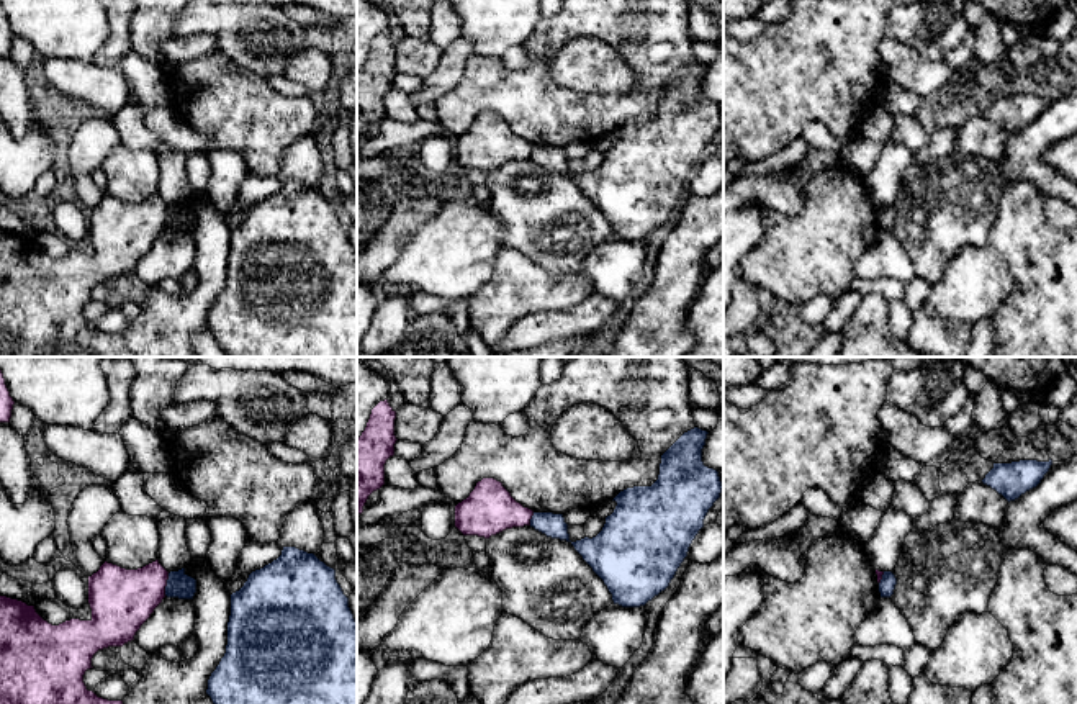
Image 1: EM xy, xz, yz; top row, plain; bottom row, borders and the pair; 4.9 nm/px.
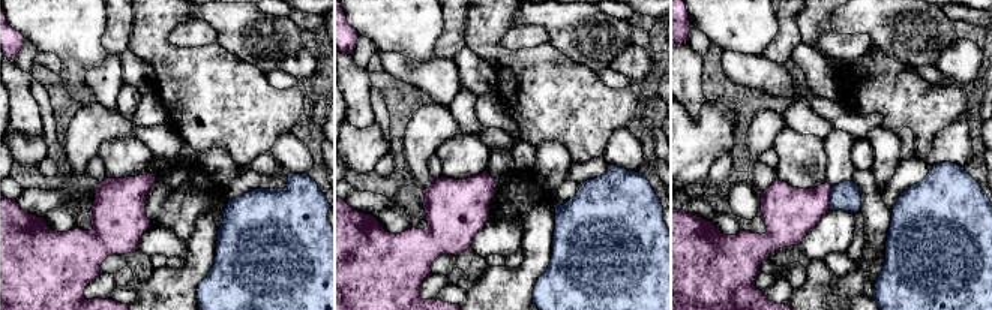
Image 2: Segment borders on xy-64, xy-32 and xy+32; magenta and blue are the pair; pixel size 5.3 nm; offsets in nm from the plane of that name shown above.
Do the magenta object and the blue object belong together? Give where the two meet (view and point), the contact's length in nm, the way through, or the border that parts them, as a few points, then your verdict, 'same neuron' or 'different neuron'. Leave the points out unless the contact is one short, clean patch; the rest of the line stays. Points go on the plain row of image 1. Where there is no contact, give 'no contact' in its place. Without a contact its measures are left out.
contact xy (166, 218); length 110 nm; border xy (169, 207), (164, 228); different neuron

